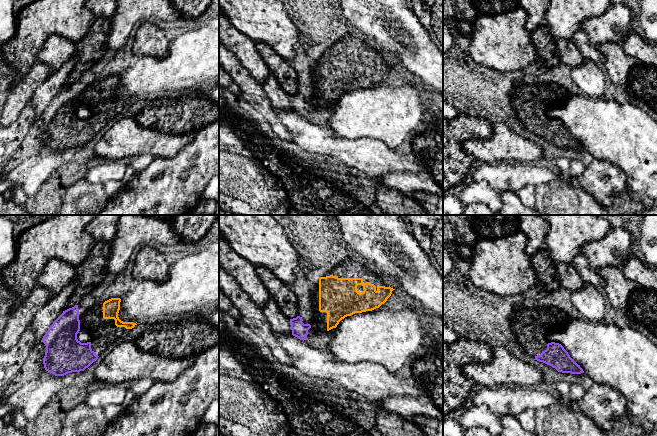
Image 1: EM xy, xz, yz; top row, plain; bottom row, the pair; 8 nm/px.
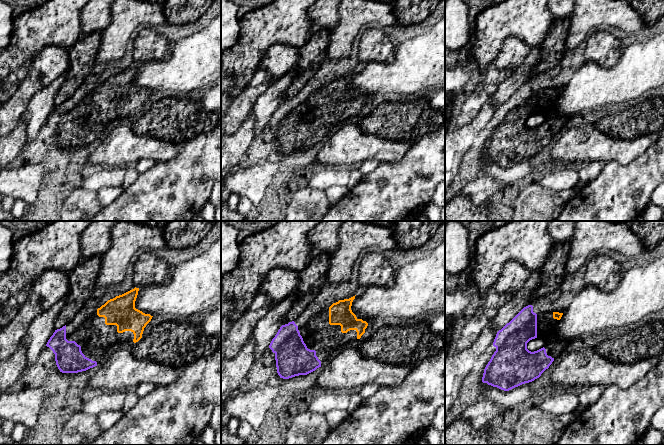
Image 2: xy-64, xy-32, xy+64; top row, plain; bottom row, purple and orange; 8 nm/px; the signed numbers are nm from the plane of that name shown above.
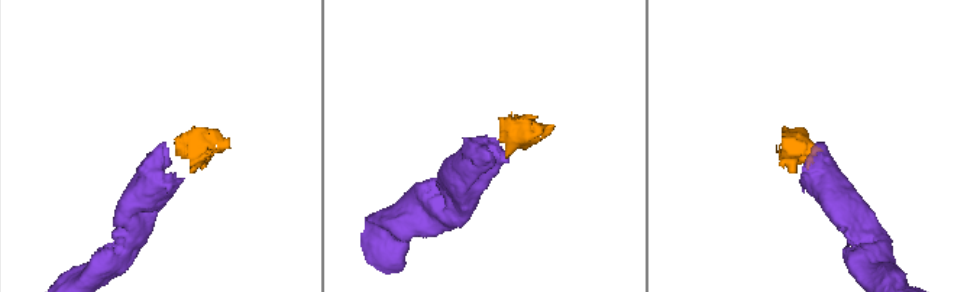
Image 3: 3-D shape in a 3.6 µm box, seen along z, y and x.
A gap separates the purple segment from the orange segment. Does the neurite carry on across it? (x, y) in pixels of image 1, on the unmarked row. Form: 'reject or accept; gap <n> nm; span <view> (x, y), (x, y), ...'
accept; gap 140 nm; span xz (310, 101), (327, 101)

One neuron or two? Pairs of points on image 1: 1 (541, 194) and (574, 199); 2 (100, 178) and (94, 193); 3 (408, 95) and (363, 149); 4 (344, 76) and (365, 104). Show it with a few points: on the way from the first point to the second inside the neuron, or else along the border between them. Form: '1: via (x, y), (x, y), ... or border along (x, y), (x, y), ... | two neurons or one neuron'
1: via (549, 194), (561, 194), (566, 199) | one neuron
2: border along (84, 179), (102, 184) | two neurons
3: border along (350, 138), (378, 138), (393, 150) | two neurons
4: border along (378, 83), (347, 91), (336, 103) | two neurons

